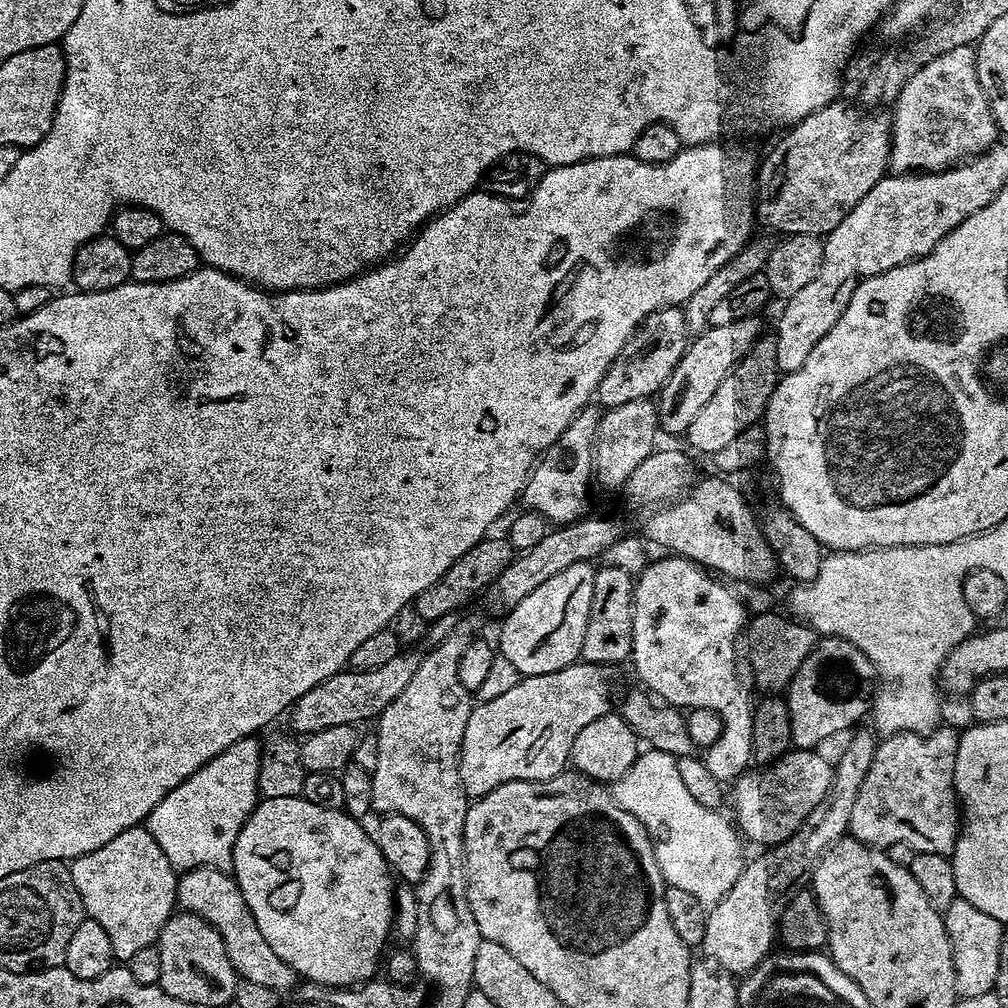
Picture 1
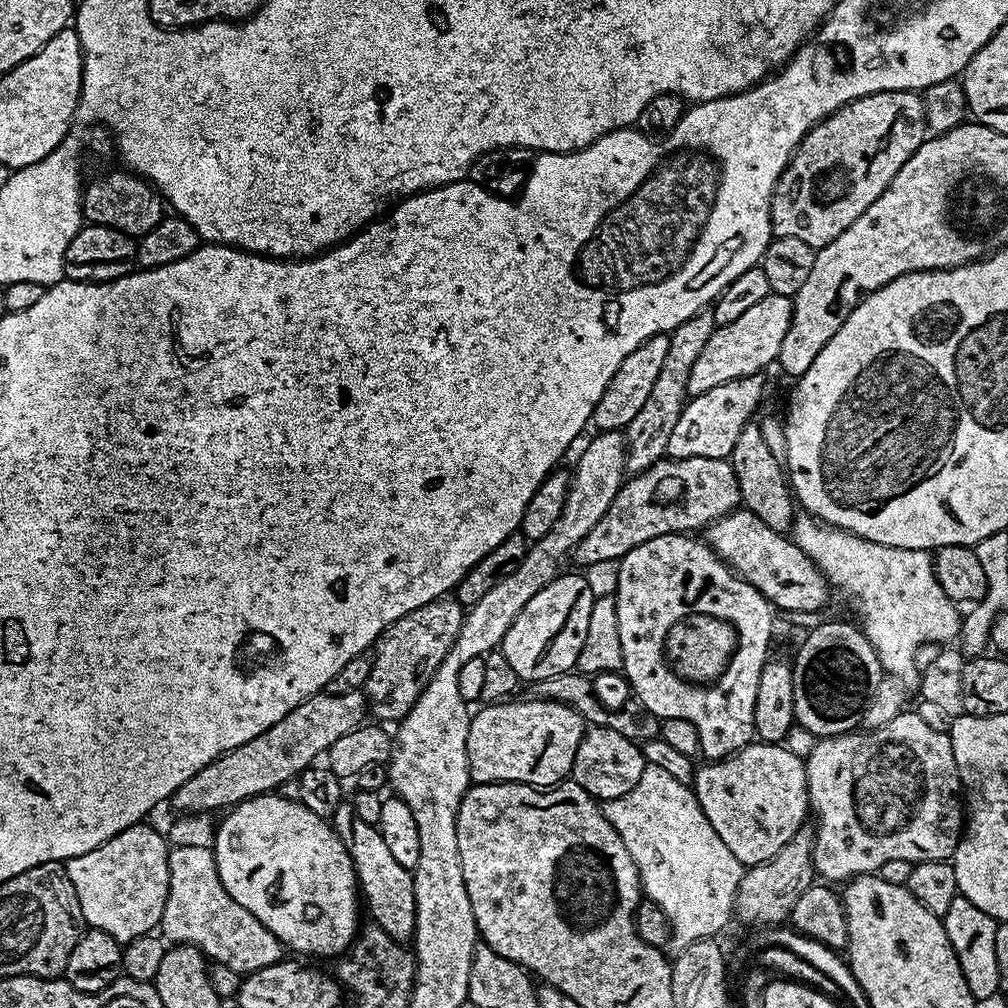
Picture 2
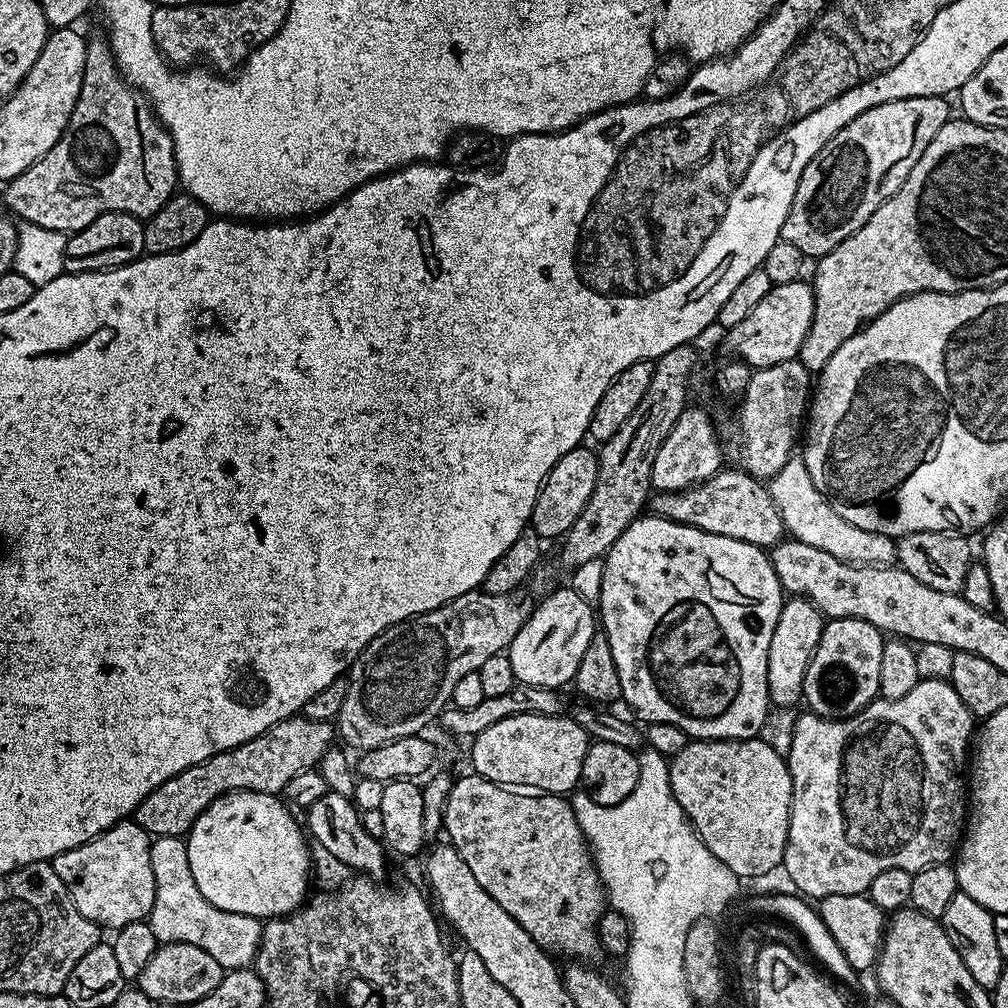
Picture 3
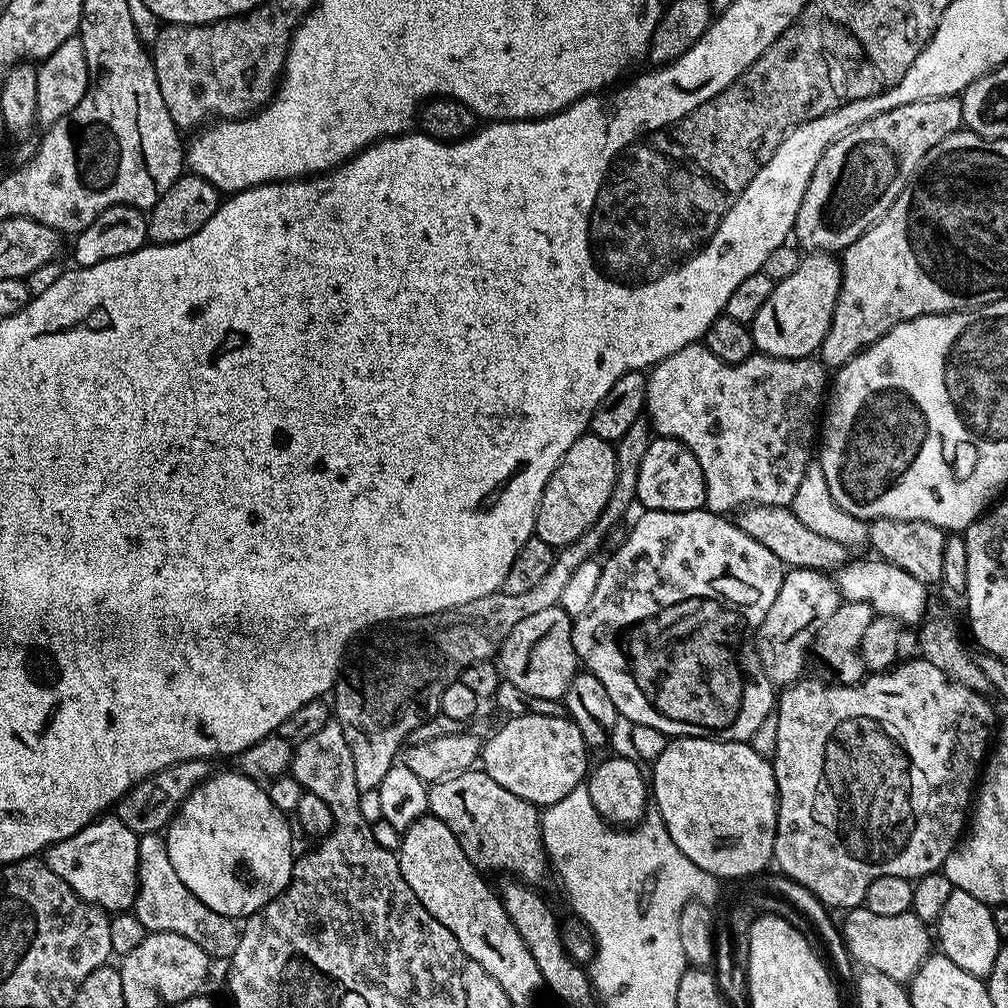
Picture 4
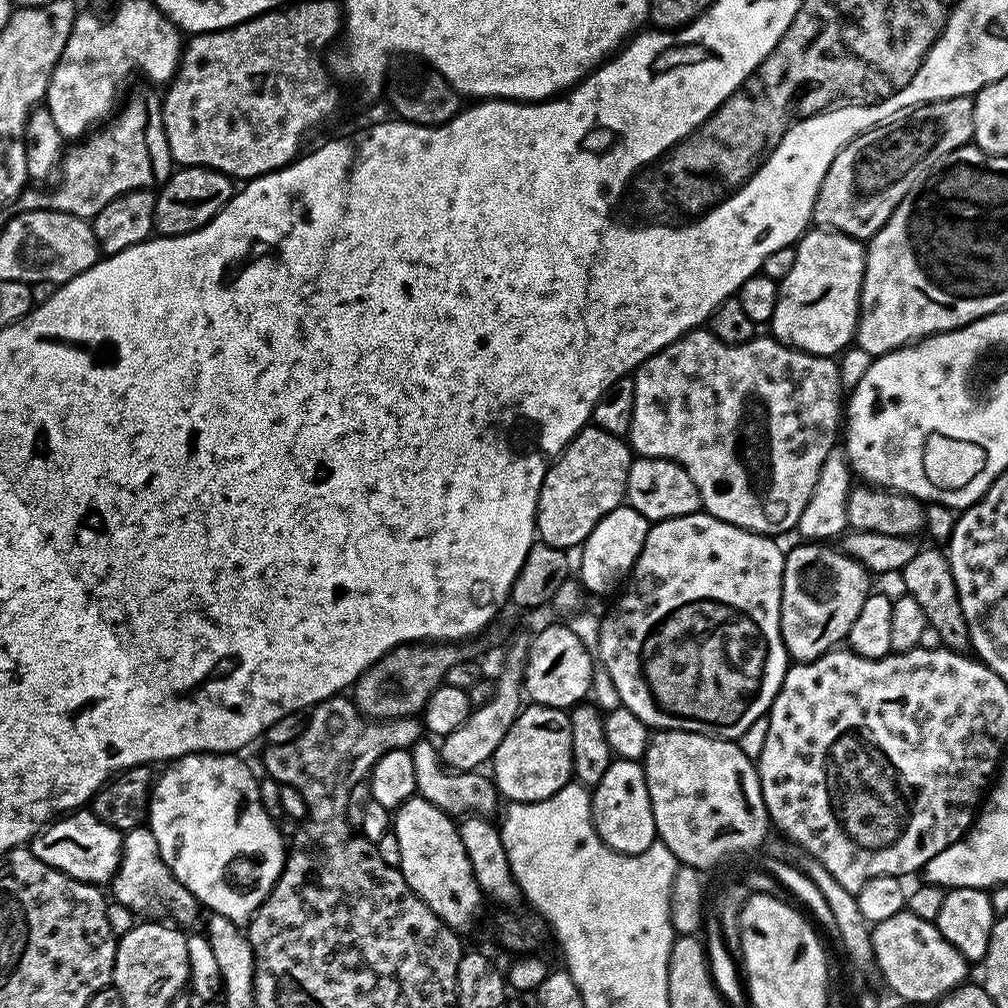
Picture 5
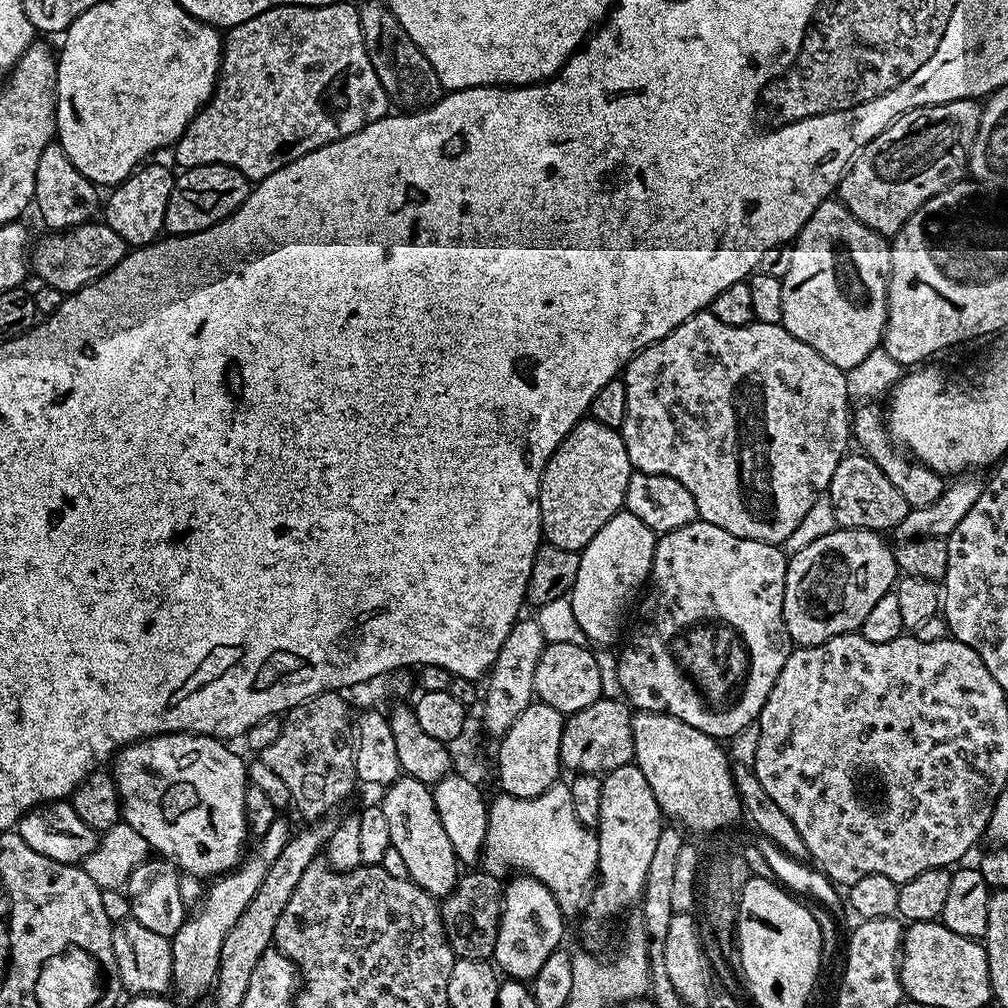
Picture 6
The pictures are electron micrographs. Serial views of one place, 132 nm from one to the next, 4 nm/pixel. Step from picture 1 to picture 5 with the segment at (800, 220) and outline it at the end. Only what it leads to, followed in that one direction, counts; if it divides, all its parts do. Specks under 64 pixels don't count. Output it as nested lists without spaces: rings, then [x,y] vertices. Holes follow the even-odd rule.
[[[972,96],[934,100],[930,104],[922,104],[911,109],[903,119],[896,118],[863,132],[845,148],[838,150],[838,158],[830,162],[830,170],[826,170],[826,178],[822,178],[822,186],[814,202],[812,224],[818,228],[827,228],[829,232],[841,232],[852,236],[861,242],[871,240],[875,232],[886,226],[898,202],[902,202],[902,198],[906,198],[906,194],[910,194],[910,190],[925,177],[937,171],[942,162],[947,161],[951,152],[973,143],[975,135]]]

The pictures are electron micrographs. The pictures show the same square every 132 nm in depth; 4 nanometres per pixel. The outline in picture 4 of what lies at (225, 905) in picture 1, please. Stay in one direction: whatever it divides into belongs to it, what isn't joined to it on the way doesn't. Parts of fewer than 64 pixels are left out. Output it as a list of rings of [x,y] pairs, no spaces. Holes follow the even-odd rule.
[[[160,834],[141,836],[138,846],[138,883],[136,886],[136,903],[134,911],[142,926],[148,932],[173,932],[198,942],[209,957],[224,956],[230,958],[240,941],[240,928],[237,921],[230,916],[223,916],[210,906],[206,906],[178,878],[165,837]]]

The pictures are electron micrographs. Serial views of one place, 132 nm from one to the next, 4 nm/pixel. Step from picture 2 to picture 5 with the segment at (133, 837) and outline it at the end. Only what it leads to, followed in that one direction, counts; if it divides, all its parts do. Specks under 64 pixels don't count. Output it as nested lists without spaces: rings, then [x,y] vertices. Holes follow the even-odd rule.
[[[77,810],[61,815],[40,829],[30,841],[32,852],[46,866],[87,884],[104,886],[120,865],[124,837],[117,828],[106,826],[91,810]]]

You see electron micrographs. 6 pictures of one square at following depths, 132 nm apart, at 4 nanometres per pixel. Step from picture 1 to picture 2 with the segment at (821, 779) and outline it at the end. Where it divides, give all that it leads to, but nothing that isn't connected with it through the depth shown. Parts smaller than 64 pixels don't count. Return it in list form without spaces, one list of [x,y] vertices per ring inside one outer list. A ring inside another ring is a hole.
[[[753,742],[741,752],[726,756],[723,760],[701,763],[695,769],[694,791],[702,806],[702,814],[710,818],[710,826],[714,826],[718,838],[726,842],[730,854],[734,854],[740,864],[751,866],[774,858],[774,854],[778,854],[778,850],[782,850],[782,846],[786,846],[786,842],[790,842],[794,834],[805,827],[804,819],[809,819],[810,809],[804,765],[805,761],[783,743]]]

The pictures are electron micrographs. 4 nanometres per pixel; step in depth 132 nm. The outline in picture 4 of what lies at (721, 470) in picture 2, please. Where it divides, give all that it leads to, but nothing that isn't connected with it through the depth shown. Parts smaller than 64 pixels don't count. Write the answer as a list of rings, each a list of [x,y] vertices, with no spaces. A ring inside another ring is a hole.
[[[754,504],[745,507],[739,516],[740,529],[750,534],[754,542],[762,542],[762,546],[766,546],[766,550],[770,550],[770,554],[777,556],[780,563],[788,568],[816,568],[819,572],[828,572],[841,568],[850,559],[849,549],[845,548],[842,542],[822,538],[822,534],[810,530],[810,526],[805,526],[793,514],[791,507],[779,508]]]

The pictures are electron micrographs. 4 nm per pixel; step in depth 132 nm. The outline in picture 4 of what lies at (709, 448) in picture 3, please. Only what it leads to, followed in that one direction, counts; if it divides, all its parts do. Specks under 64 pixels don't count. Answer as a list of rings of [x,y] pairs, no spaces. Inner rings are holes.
[[[665,436],[653,438],[646,450],[646,458],[642,458],[642,466],[638,466],[636,500],[644,503],[645,509],[663,512],[689,512],[704,508],[706,486],[698,458],[694,458],[692,451],[678,440]]]

